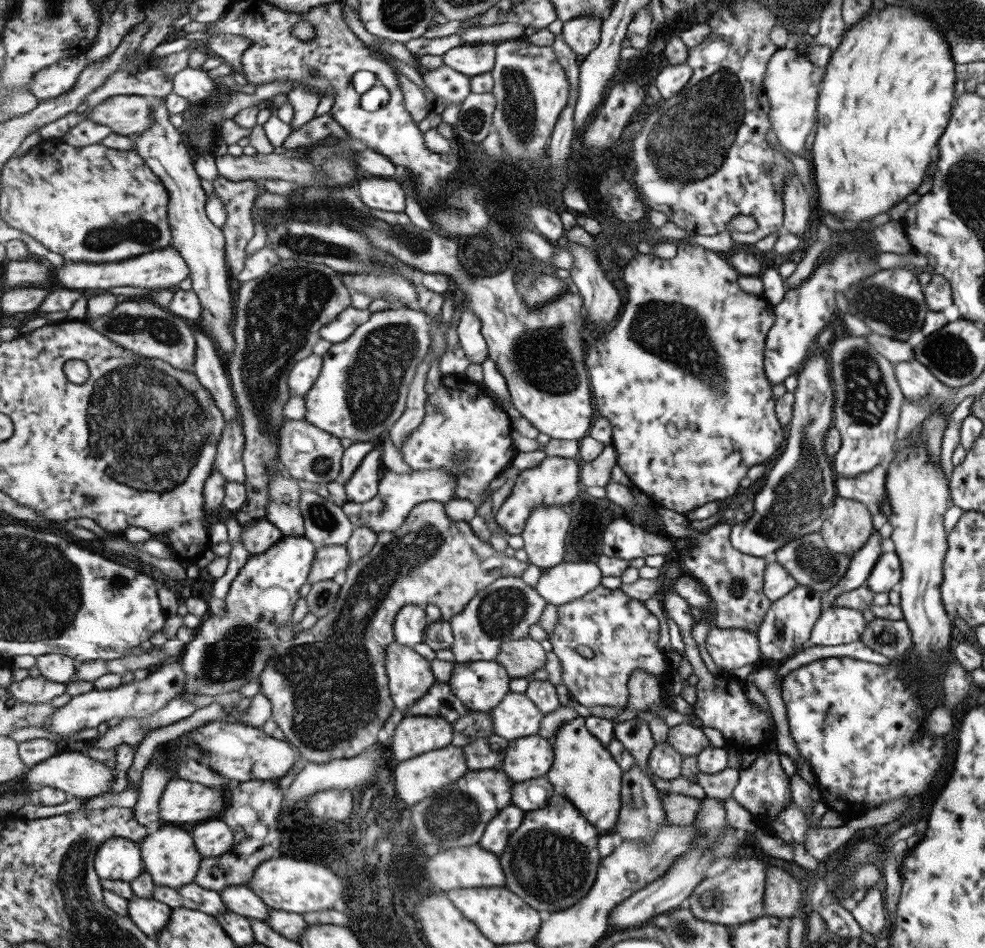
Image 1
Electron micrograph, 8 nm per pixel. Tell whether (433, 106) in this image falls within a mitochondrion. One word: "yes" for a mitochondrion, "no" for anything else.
no

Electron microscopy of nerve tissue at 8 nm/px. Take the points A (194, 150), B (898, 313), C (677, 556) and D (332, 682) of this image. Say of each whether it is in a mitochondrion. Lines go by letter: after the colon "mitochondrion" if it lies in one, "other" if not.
A: other
B: mitochondrion
C: other
D: mitochondrion

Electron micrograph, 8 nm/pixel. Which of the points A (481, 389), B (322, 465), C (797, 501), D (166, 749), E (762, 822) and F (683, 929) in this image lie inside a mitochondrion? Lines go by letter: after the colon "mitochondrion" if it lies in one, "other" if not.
A: other
B: mitochondrion
C: mitochondrion
D: other
E: other
F: mitochondrion

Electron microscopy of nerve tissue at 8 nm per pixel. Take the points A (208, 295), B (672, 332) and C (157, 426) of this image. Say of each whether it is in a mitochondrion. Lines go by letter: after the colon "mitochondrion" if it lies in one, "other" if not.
A: other
B: mitochondrion
C: mitochondrion

